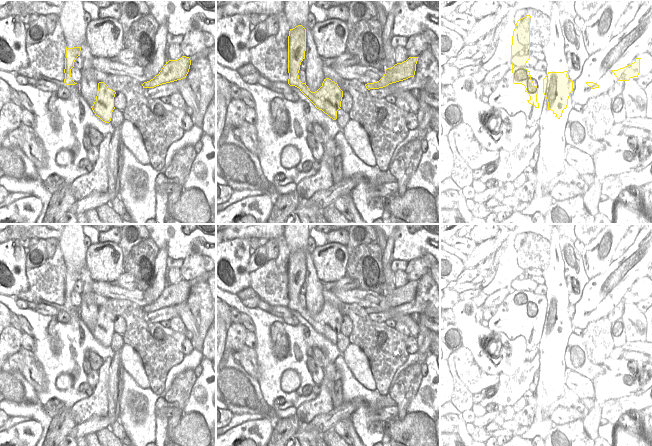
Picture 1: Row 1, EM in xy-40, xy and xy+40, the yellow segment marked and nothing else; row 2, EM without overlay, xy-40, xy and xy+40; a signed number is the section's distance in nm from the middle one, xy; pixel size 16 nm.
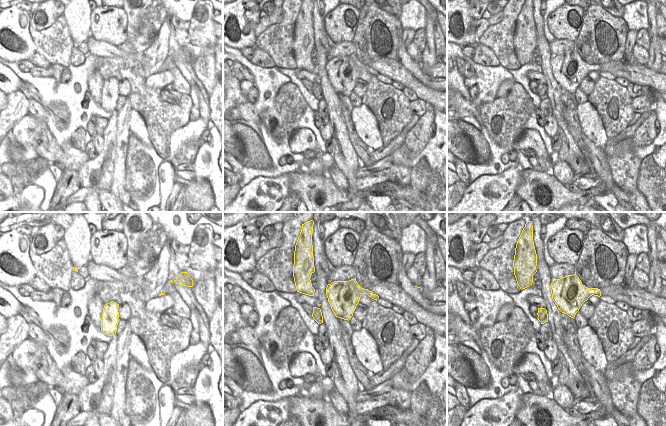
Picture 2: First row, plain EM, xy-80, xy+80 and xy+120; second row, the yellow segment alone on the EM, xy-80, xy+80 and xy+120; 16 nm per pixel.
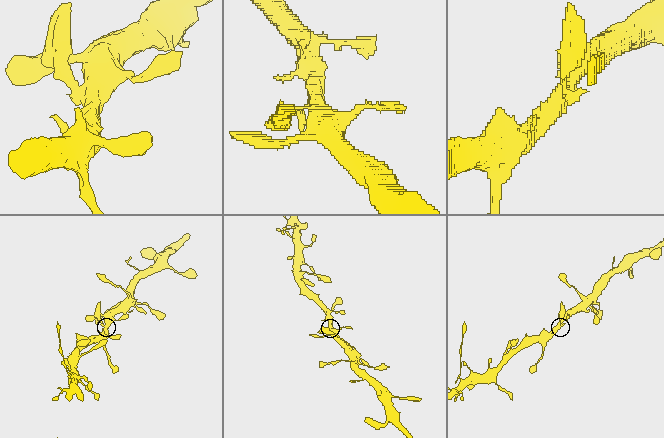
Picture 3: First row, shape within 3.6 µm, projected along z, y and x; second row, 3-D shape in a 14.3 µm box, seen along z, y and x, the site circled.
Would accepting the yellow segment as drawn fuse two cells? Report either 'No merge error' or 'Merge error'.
No merge error.

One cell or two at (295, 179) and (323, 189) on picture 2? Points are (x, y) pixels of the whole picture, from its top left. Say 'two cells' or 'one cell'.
one cell

